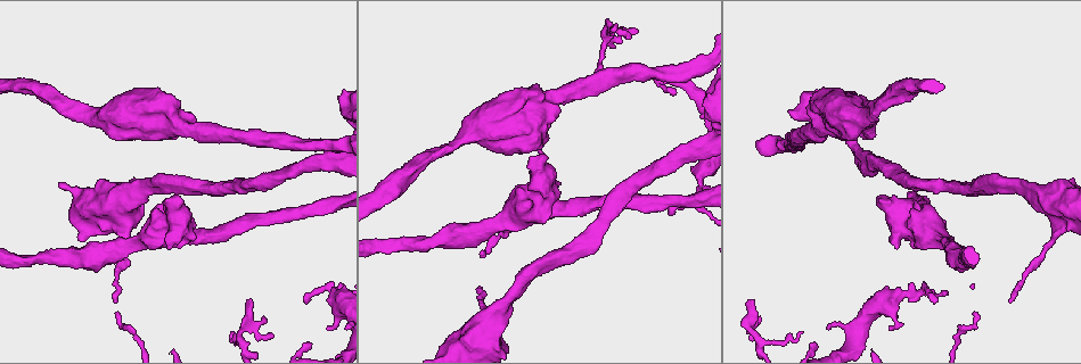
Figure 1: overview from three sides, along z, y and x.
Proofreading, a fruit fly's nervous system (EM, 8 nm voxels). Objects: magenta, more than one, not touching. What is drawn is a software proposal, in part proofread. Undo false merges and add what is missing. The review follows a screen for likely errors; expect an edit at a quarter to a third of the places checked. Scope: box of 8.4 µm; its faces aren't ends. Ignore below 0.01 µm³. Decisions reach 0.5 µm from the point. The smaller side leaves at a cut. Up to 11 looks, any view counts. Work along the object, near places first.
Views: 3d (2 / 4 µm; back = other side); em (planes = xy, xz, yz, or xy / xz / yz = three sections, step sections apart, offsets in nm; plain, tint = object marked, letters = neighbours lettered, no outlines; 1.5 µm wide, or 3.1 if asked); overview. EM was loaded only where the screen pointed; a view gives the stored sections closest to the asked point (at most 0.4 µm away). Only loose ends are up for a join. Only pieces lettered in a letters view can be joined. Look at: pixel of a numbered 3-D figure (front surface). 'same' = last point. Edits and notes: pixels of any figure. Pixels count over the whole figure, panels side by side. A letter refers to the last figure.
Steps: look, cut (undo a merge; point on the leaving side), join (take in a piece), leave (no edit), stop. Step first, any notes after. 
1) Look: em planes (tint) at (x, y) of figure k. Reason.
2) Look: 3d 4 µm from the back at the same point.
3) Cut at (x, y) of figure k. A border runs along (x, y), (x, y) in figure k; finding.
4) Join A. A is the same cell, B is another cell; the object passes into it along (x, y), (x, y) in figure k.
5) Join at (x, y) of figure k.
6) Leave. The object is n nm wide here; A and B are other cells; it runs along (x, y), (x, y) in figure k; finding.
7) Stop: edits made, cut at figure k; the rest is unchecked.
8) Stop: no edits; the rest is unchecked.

Look: em yz step 8 (letters) at (616, 28) of figure 1. Free end.

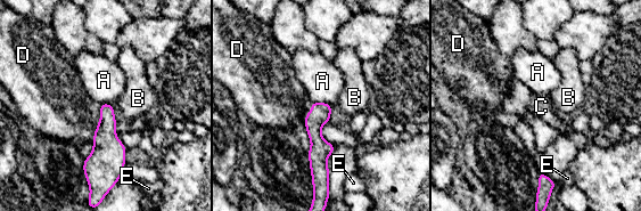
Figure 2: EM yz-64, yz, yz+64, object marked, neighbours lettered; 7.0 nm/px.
Look: em planes (letters) at the same point. Another direction.

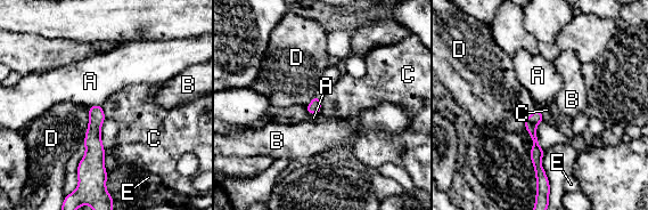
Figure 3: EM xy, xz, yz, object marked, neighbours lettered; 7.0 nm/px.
Leave. A, B, C, D and E are other cells; none of them fits.

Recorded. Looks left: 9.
Look: 3d 4 µm at (924, 204) of figure 1. Thick end.

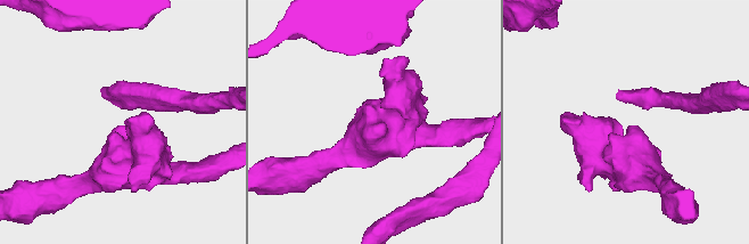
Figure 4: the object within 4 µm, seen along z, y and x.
Look: em 3.1 µm yz step 8 (letters) at (631, 125) of figure 4. Need the tissue.

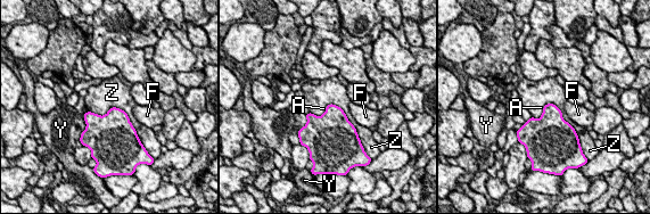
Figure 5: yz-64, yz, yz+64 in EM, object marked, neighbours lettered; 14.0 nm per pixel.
Leave. A, F, Y and Z are other cells; a border runs along (88, 110), (118, 107), (137, 131) in figure 5; none of them fits.

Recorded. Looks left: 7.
Look: em xy step 4 (letters) at (548, 100) of figure 1. Calibre changes.

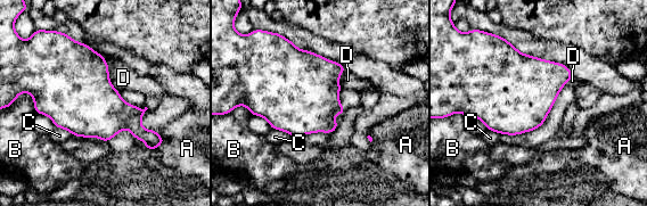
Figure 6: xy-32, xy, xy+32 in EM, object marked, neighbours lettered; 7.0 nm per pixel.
Leave. The object is 340 nm wide here; A, B, C and D are other cells; a border runs along (103, 56), (108, 79), (119, 91) in figure 6; one neuron here.

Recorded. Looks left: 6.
Look: 3d 4 µm at (117, 302) of figure 1. An open end.

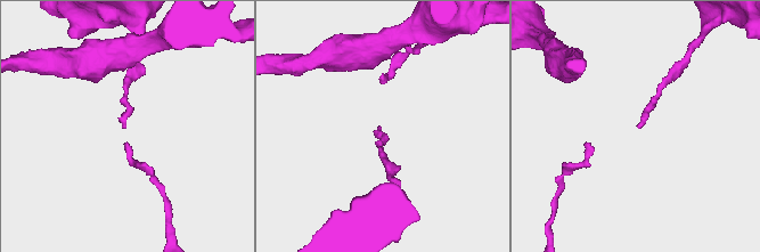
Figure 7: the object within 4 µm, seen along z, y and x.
Look: em yz step 8 (letters) at (124, 127) of figure 7.

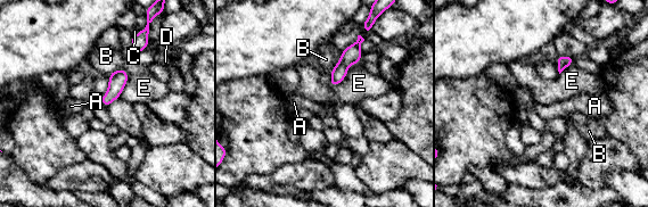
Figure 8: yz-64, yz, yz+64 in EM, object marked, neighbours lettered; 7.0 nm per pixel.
Leave. A, B, C, D and E are other cells; a border runs along (349, 69), (337, 84), (329, 84) in figure 8; no lettered piece goes on from it.

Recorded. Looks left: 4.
Stop: no edits; the rest is unchecked.

